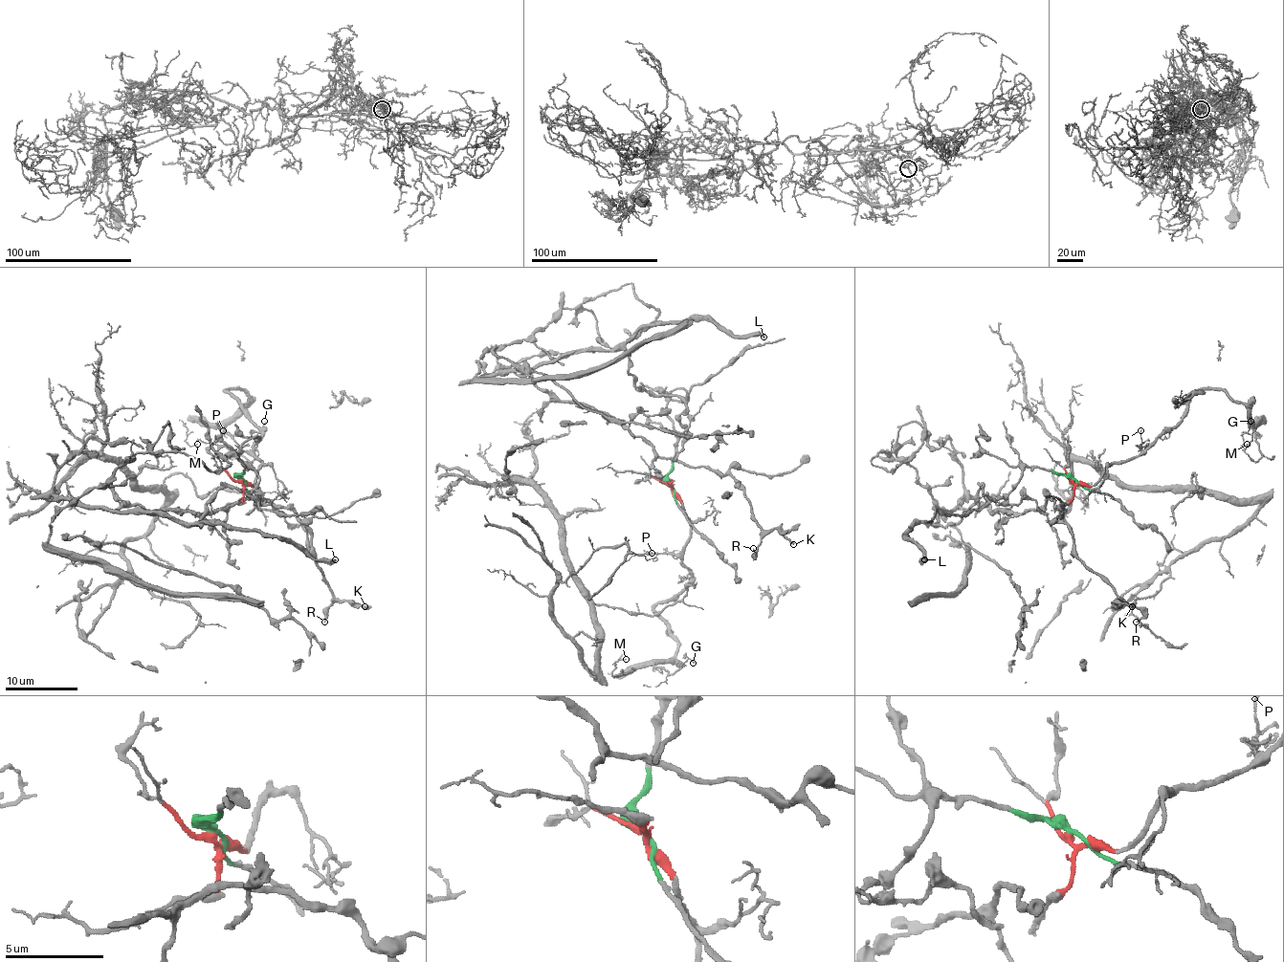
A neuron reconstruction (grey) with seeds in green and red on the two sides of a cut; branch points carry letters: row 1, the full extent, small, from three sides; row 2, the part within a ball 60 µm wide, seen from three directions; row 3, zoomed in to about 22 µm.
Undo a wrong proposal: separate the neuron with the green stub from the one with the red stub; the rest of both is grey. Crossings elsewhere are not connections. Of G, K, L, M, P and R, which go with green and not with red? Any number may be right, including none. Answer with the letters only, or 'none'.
K, L, R

